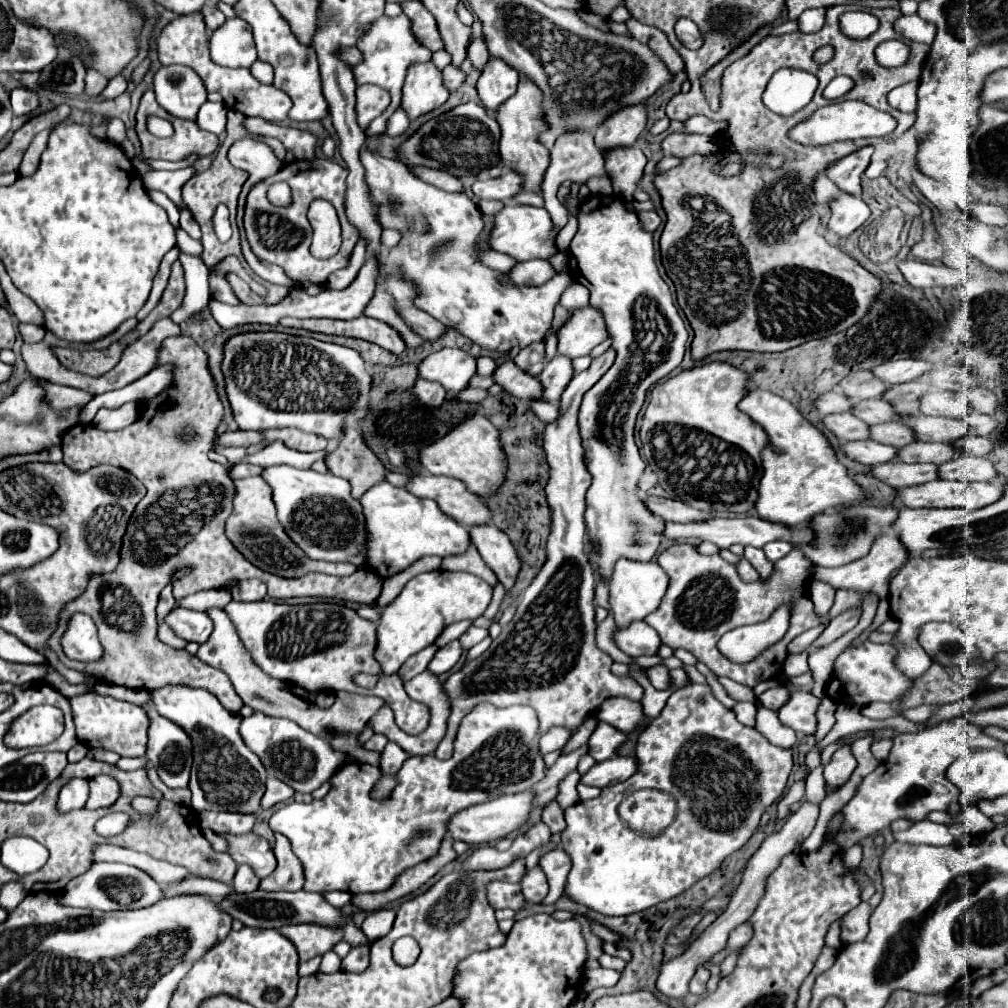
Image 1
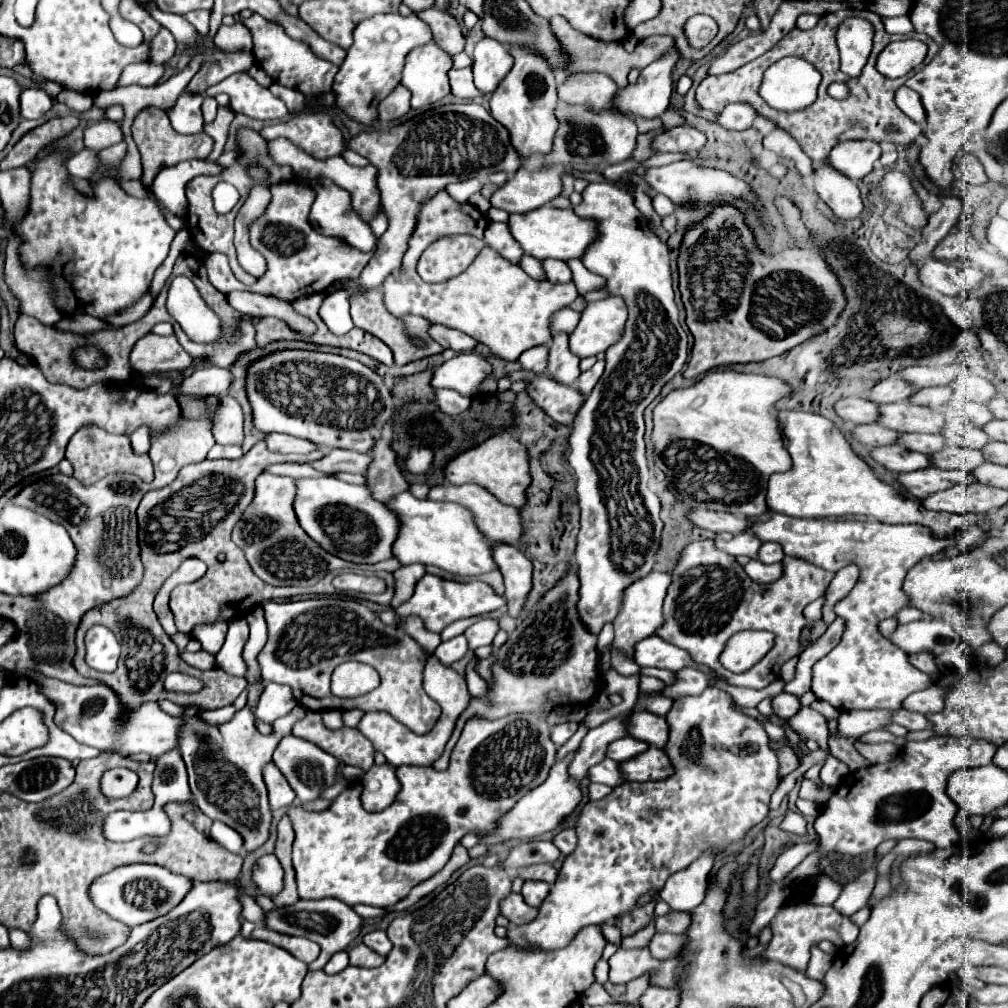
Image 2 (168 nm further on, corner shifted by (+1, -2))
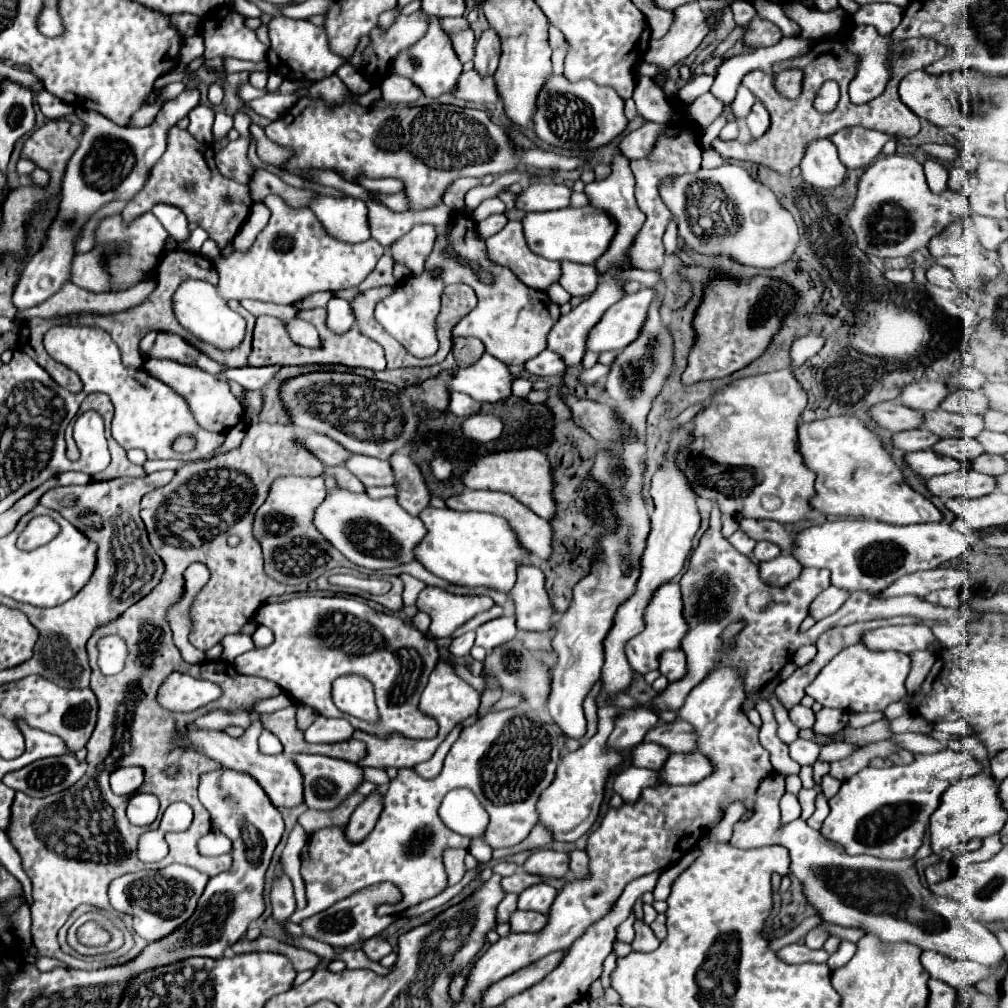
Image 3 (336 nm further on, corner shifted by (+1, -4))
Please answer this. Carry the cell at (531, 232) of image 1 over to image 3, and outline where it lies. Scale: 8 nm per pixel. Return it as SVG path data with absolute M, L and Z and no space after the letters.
M592 206L584 208L564 208L564 210L552 210L552 212L528 212L522 218L524 236L528 242L528 248L546 258L546 260L570 260L578 264L594 264L600 254L608 248L616 224L612 218L608 218L606 212L600 212Z

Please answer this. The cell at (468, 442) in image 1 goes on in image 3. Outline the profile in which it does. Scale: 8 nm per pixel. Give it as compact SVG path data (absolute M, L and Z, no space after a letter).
M514 448L514 450L490 452L490 454L478 458L462 474L462 482L470 490L498 490L498 492L508 492L518 502L524 502L524 506L528 506L534 514L538 514L544 520L550 520L554 516L550 462L548 462L546 454L542 454L538 448Z

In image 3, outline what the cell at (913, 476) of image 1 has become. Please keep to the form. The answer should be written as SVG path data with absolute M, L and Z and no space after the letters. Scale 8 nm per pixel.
M958 470L952 474L940 474L926 480L926 488L936 498L978 498L992 494L996 490L996 482L992 476L974 472L974 470Z

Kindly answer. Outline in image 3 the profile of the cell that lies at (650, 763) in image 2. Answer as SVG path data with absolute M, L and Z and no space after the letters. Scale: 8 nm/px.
M700 752L670 754L668 762L660 768L660 780L666 784L696 784L712 772L712 764Z

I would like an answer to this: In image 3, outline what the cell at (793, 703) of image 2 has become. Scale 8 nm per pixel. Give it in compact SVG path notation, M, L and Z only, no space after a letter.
M796 704L792 706L792 710L788 712L790 720L798 726L798 728L812 728L814 724L814 712L802 704Z

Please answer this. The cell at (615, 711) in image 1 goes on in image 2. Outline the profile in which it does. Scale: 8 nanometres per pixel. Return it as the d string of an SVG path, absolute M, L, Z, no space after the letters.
M638 710L628 720L628 734L636 740L644 740L650 746L664 748L668 742L668 722L648 710Z

